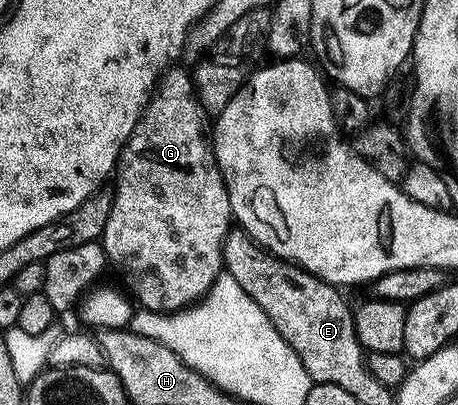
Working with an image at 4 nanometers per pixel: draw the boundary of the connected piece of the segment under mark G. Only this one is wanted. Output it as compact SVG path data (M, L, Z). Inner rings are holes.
M173 69L164 76L155 95L152 96L152 102L149 103L147 111L144 112L144 118L136 127L131 142L124 148L123 156L118 164L118 174L114 179L116 193L114 209L110 213L110 221L106 221L106 233L102 240L109 264L114 268L114 271L116 267L117 273L124 278L125 285L123 284L123 286L126 288L127 294L143 310L162 313L163 315L175 315L178 311L187 311L188 308L196 306L200 300L208 296L210 289L218 281L218 277L225 274L224 243L227 241L228 235L234 230L230 193L224 180L224 170L220 168L218 147L214 142L214 131L212 135L212 123L208 120L210 112L205 107L203 100L200 99L195 78L189 72L187 75L186 72L180 70Z

